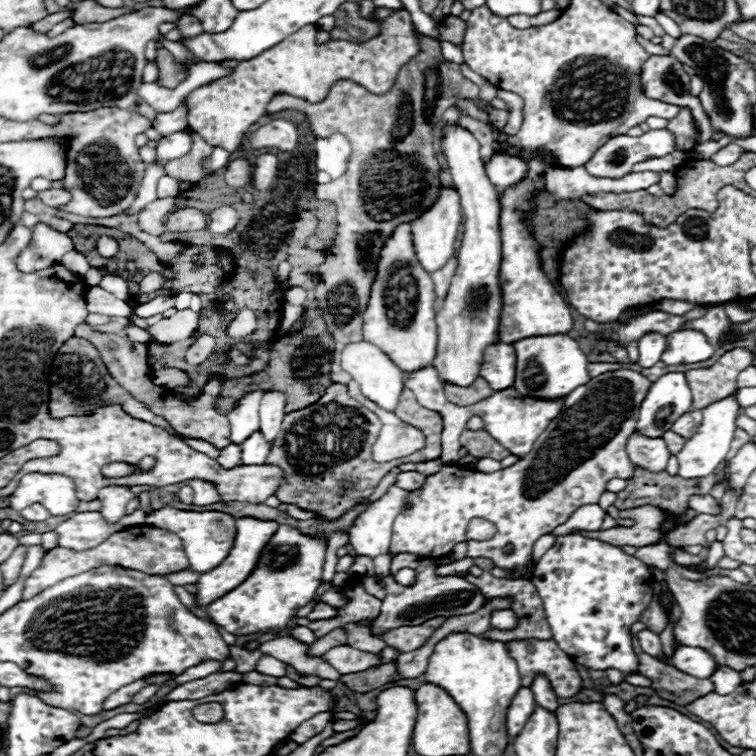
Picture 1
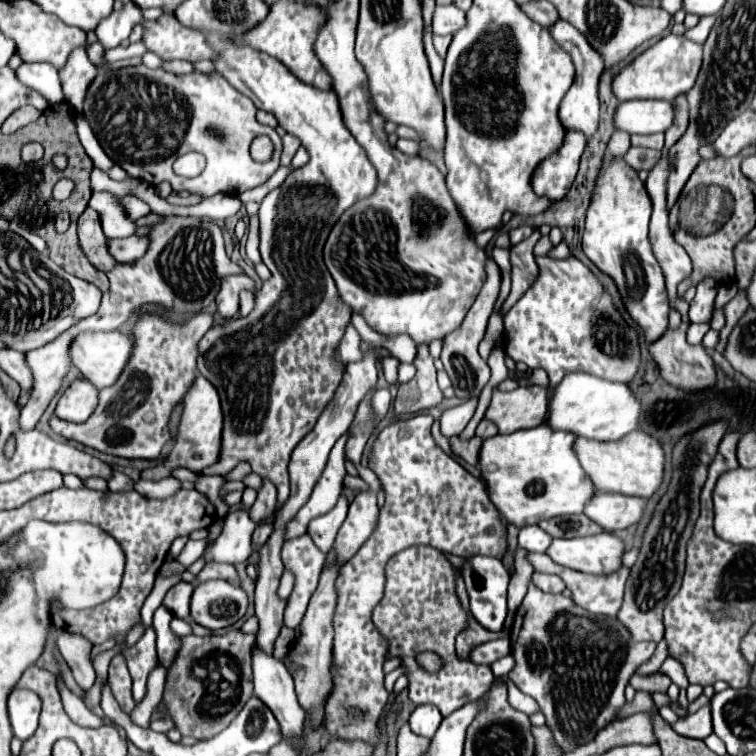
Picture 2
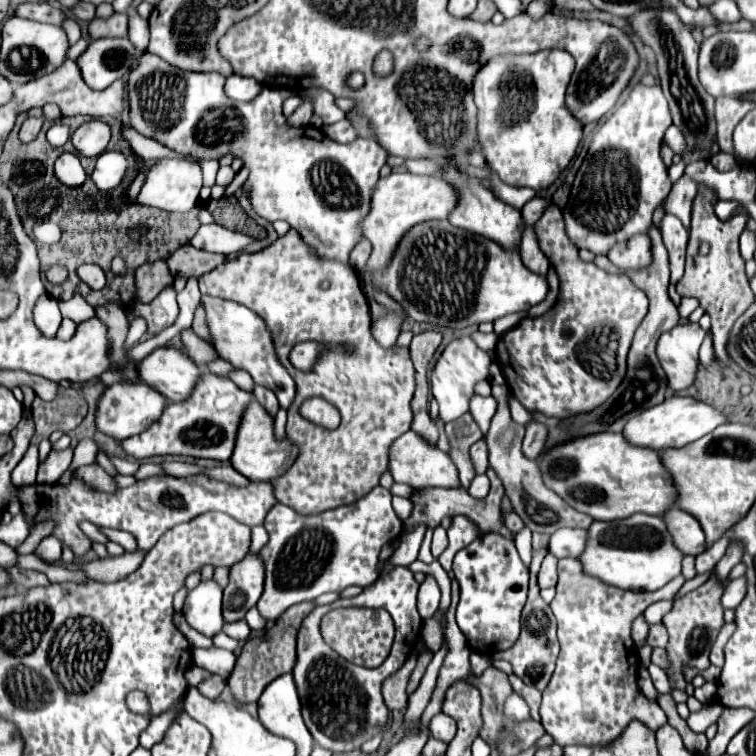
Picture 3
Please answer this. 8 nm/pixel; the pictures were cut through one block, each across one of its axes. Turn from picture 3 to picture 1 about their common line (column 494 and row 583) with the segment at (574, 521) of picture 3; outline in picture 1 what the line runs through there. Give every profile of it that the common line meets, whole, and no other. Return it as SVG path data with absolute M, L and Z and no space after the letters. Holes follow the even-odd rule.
M378 556L374 560L376 564L376 574L382 578L386 586L386 598L382 602L380 618L370 626L370 630L376 636L382 636L384 630L388 628L398 628L400 624L422 624L424 620L432 616L462 616L462 614L472 614L482 608L486 596L470 584L466 578L460 576L436 576L436 562L430 558L420 560L420 568L416 568L416 582L412 586L400 586L392 576L390 576L390 556Z

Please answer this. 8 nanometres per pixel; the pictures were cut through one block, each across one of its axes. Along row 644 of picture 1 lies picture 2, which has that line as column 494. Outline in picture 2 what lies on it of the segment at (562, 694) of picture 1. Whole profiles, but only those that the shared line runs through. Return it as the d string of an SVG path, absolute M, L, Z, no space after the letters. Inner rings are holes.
M416 414L408 420L398 420L386 426L378 438L372 444L372 458L370 458L370 468L378 474L378 478L384 484L386 490L386 504L380 510L380 520L376 530L370 534L366 544L352 556L342 568L340 576L336 580L338 588L338 606L334 614L334 690L328 698L326 704L326 728L332 736L342 738L342 740L364 740L376 746L378 742L378 720L382 718L382 712L388 704L388 692L384 688L384 660L386 660L386 642L380 640L378 632L374 632L372 624L372 610L374 604L382 600L384 594L384 584L386 584L386 574L384 566L386 562L402 552L404 548L410 546L432 546L440 552L448 552L460 558L470 558L470 556L494 556L494 558L504 558L508 550L508 532L506 524L502 522L500 512L496 506L490 502L484 484L474 478L464 466L460 466L452 456L448 456L432 438L430 428L432 428L434 418L430 414Z

